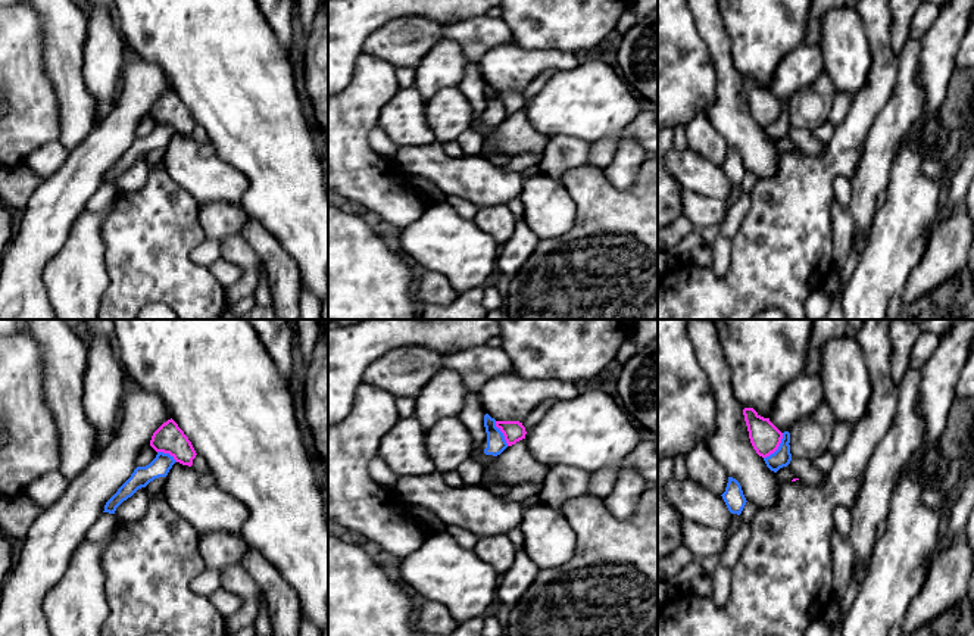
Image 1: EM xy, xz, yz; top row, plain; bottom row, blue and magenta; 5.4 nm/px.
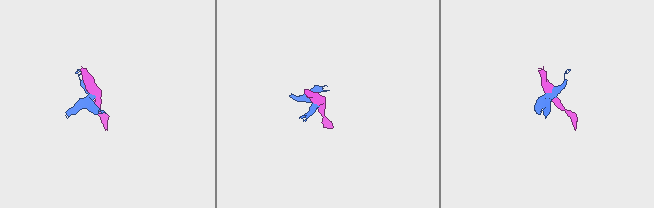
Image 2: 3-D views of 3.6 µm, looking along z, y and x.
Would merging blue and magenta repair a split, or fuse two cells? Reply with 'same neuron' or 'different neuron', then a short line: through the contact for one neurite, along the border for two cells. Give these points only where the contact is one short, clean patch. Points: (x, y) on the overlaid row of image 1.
different neuron | yz (783, 433), (780, 445), (764, 458)

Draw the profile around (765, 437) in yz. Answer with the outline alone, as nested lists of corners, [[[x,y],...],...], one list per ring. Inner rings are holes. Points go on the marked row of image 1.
[[[753,408],[743,409],[744,421],[749,431],[749,439],[762,458],[774,453],[783,439],[783,433],[769,421],[769,418],[761,417]]]

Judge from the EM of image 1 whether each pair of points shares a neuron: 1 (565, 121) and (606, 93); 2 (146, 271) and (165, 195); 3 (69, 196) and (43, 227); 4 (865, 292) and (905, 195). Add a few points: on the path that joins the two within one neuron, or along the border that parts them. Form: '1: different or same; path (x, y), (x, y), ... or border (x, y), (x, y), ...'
1: same; path (576, 111), (584, 102), (596, 102)
2: same; path (147, 252), (149, 234), (158, 225), (161, 214)
3: same; path (62, 203), (47, 220)
4: same; path (884, 268), (905, 218)

